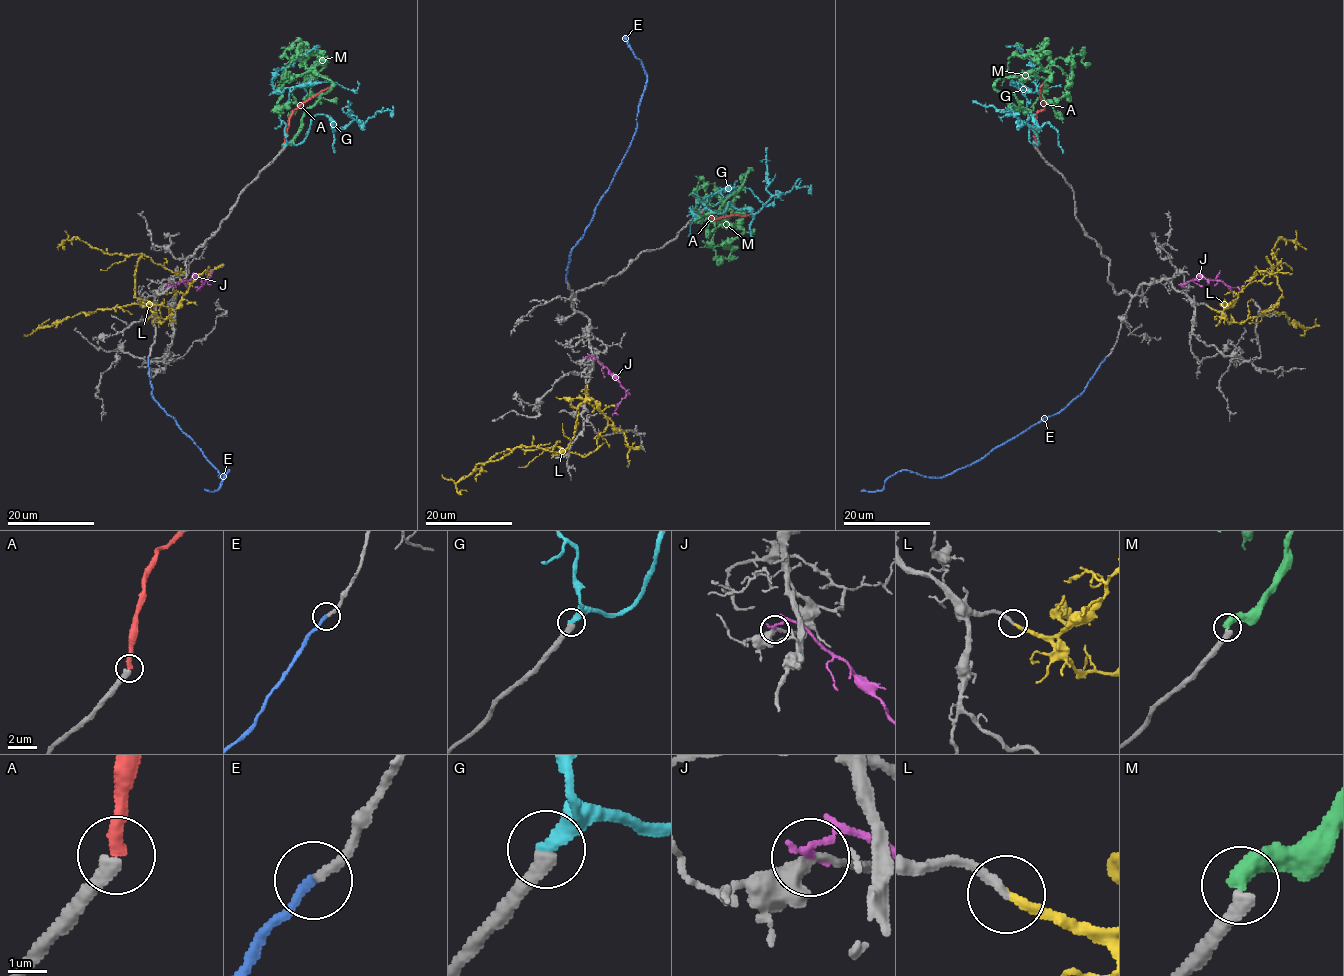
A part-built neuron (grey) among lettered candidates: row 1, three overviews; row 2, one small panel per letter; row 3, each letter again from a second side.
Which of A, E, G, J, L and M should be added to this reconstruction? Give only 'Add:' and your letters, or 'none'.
Add: E, G, L

